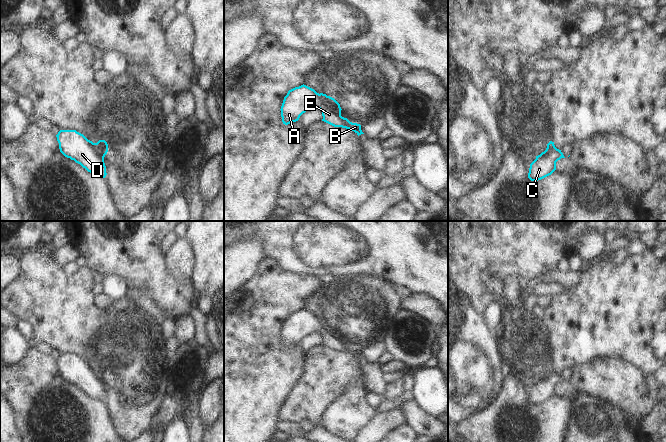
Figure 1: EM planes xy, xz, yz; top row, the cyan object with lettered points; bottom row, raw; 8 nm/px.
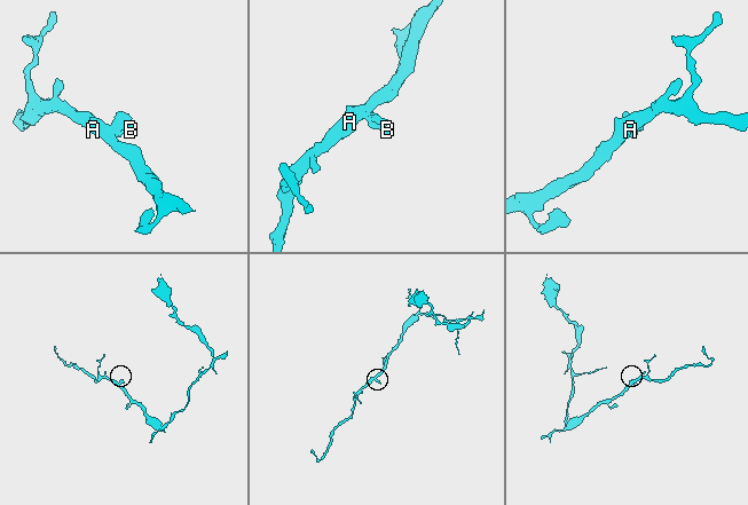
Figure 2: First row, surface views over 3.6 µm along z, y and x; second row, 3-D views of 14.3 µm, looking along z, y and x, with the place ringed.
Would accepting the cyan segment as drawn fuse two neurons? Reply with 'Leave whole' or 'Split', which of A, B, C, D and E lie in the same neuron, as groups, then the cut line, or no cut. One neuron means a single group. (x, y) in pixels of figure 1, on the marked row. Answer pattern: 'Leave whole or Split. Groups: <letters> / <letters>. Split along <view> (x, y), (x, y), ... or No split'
Split. Groups: A C D / B E. Split along yz (544, 151), (557, 150), (557, 160)

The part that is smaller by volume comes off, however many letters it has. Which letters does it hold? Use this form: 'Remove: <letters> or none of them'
Remove: B, E

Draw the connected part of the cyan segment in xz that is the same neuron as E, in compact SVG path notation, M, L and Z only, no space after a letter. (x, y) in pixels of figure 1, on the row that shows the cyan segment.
M320 93L322 121L334 126L342 127L354 131L358 136L364 134L361 125L350 122L347 118L341 116L340 104L332 97Z

